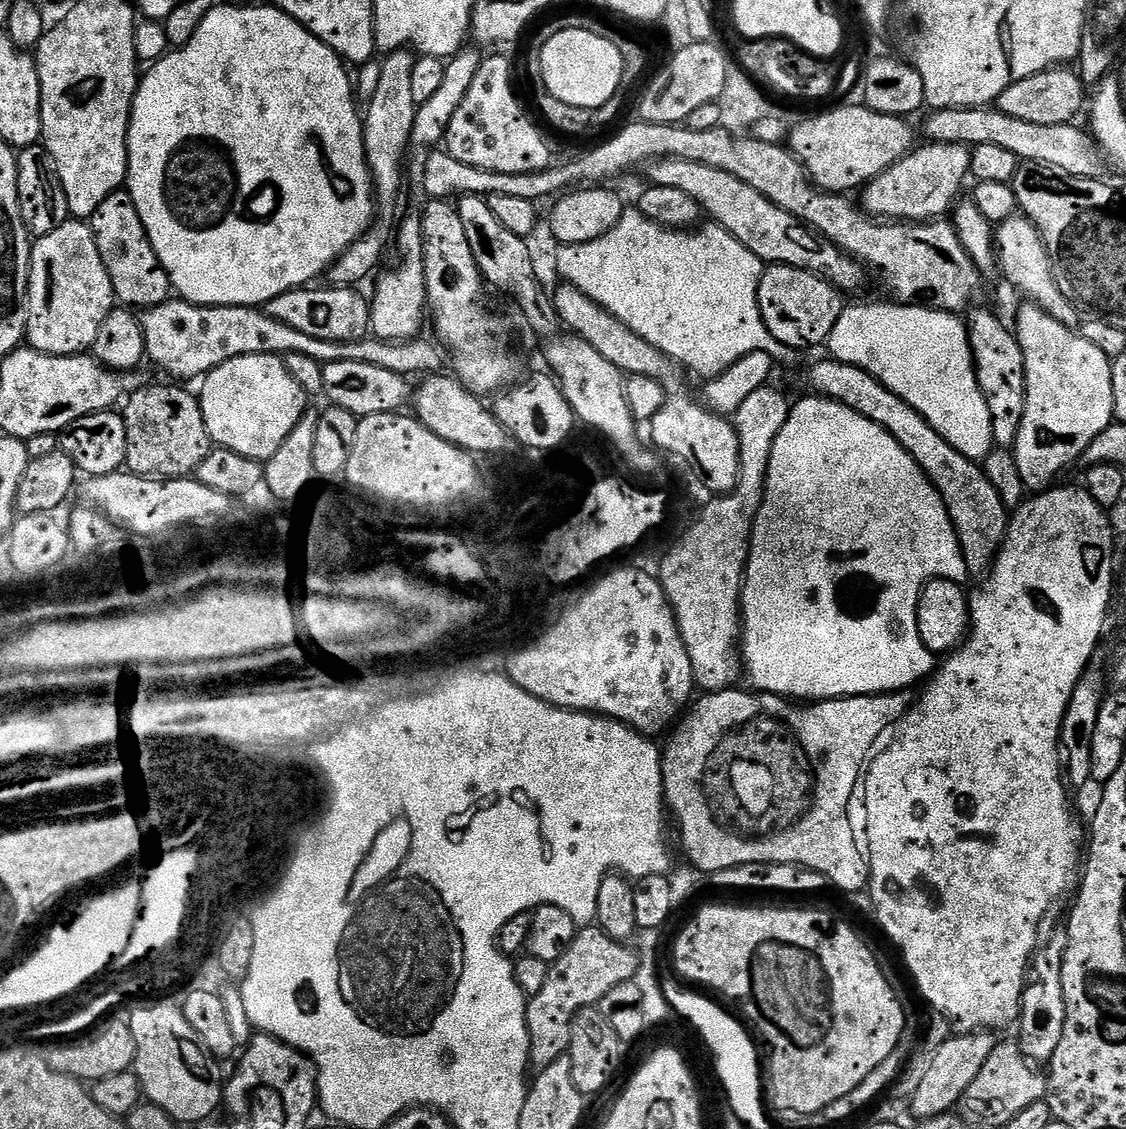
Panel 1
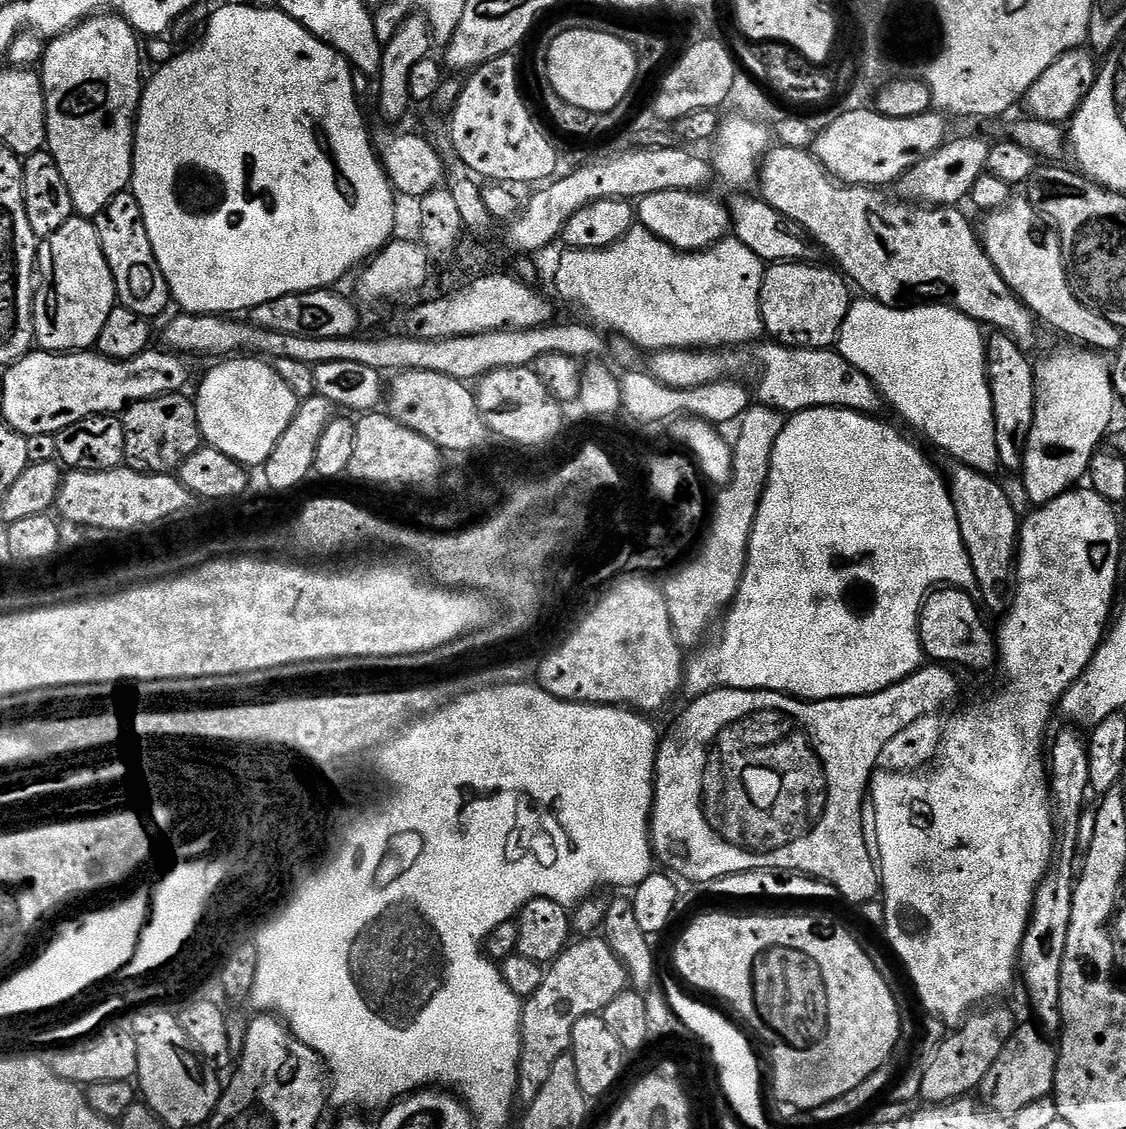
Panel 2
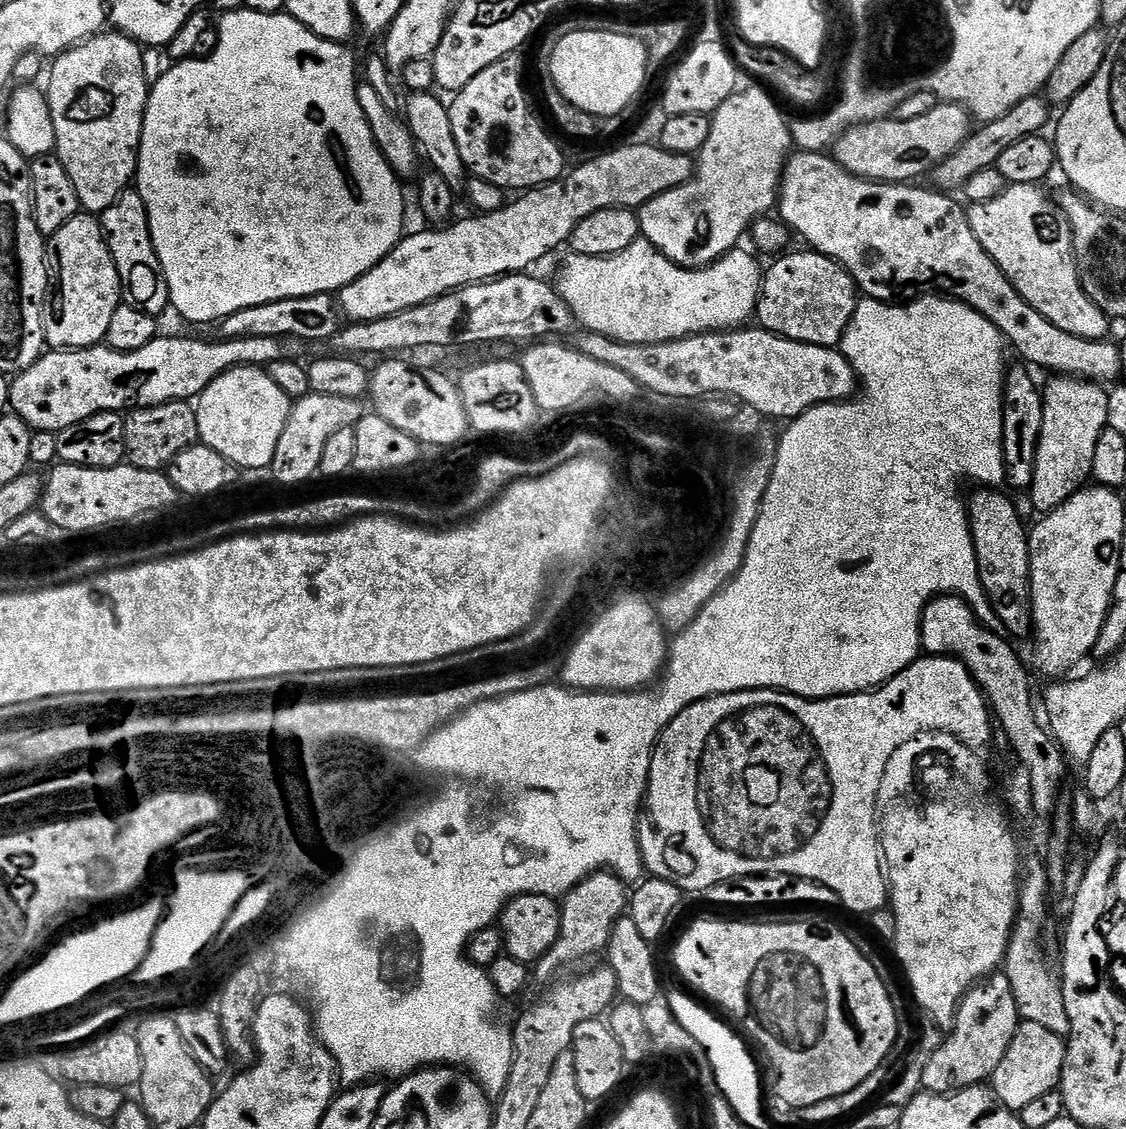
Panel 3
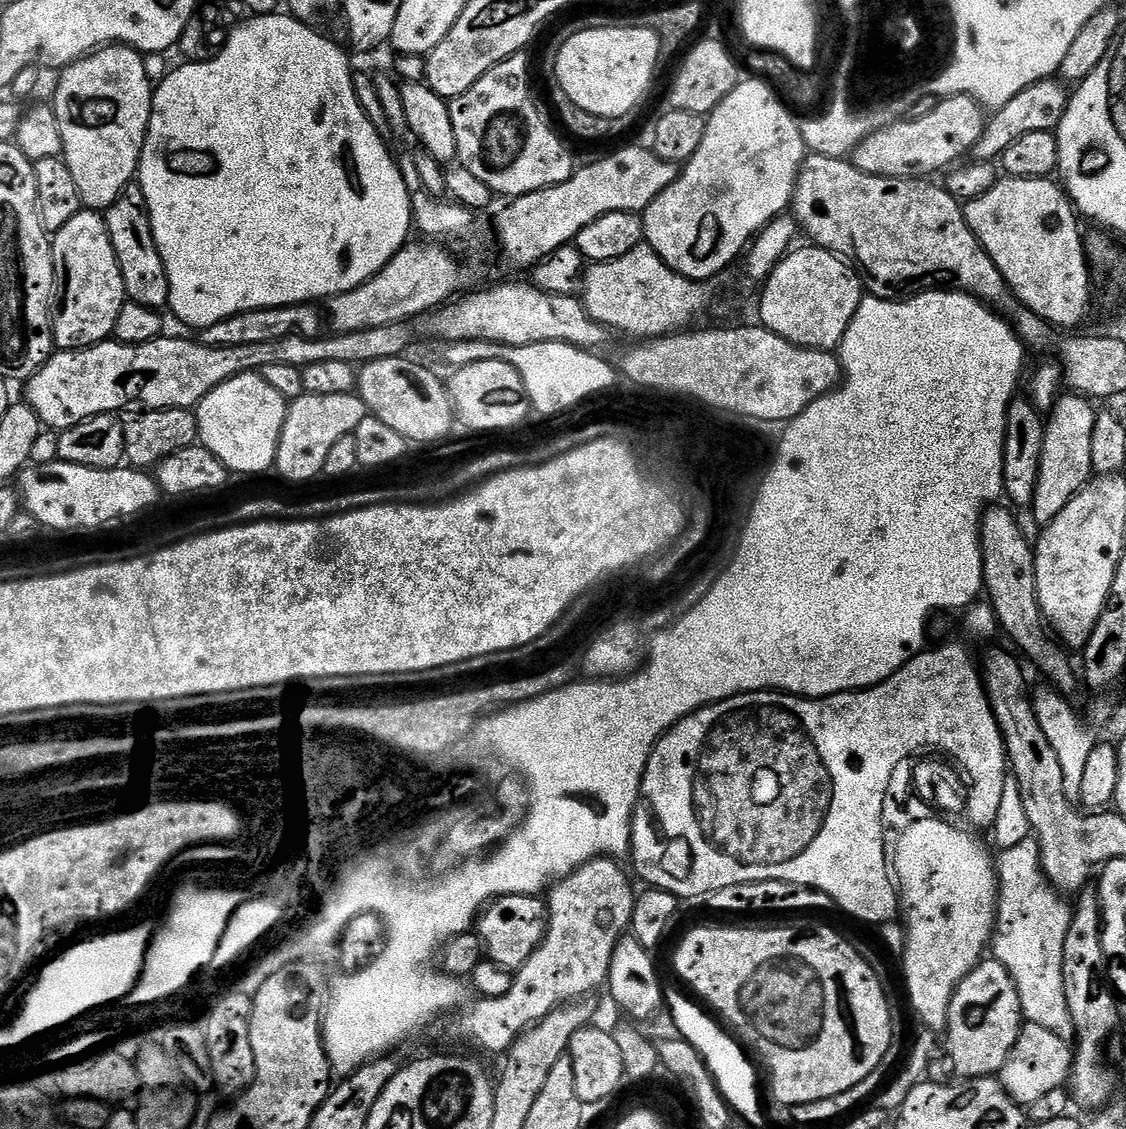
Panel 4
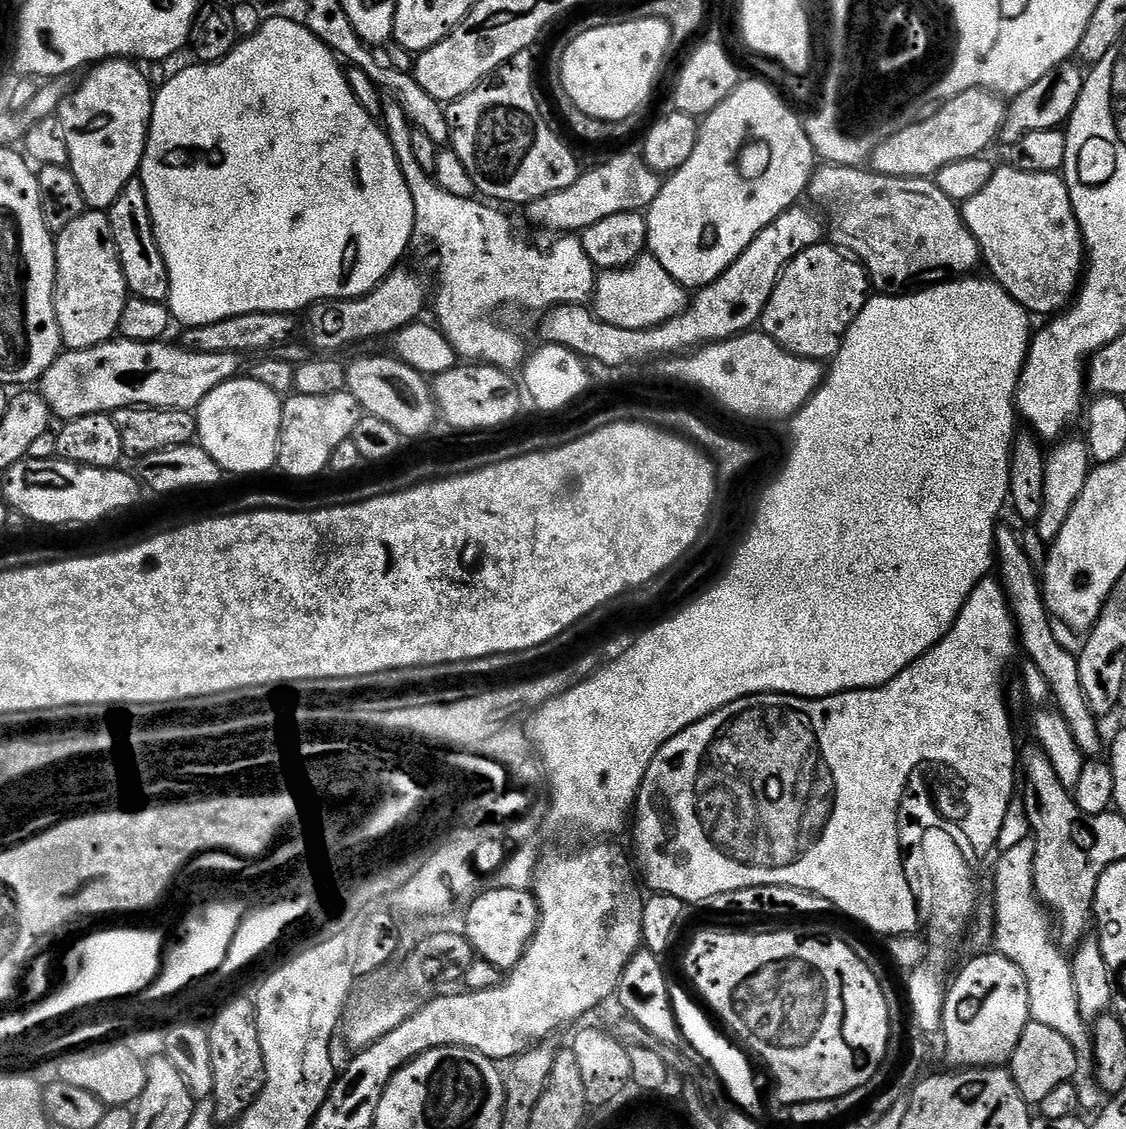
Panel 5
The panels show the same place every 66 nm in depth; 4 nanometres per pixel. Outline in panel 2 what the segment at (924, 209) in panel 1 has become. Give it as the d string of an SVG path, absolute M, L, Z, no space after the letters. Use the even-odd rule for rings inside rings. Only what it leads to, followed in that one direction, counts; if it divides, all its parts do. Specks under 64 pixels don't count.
M964 136L961 140L949 139L934 154L918 162L906 175L900 177L899 195L909 202L929 206L942 206L946 200L951 200L954 206L959 205L962 200L967 201L971 197L976 179L985 175L989 147L989 141L984 141L980 136Z

